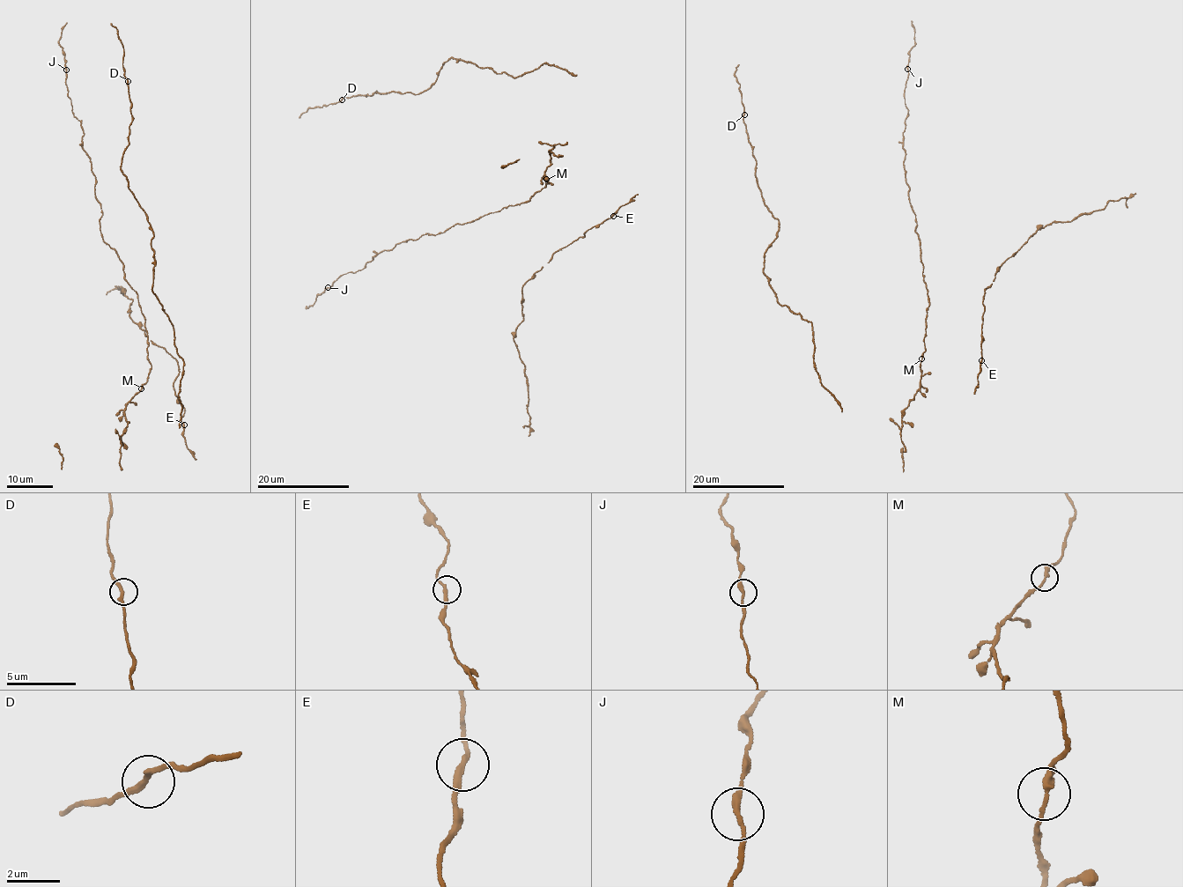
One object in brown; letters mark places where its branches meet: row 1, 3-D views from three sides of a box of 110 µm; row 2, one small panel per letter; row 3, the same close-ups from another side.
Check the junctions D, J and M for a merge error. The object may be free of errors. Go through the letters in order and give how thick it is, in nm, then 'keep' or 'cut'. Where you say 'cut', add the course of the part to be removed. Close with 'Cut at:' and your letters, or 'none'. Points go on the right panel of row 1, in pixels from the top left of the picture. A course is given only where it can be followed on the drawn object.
D: 220 nm | keep
J: 220 nm | keep
M: 200 nm | keep
Cut at: none

